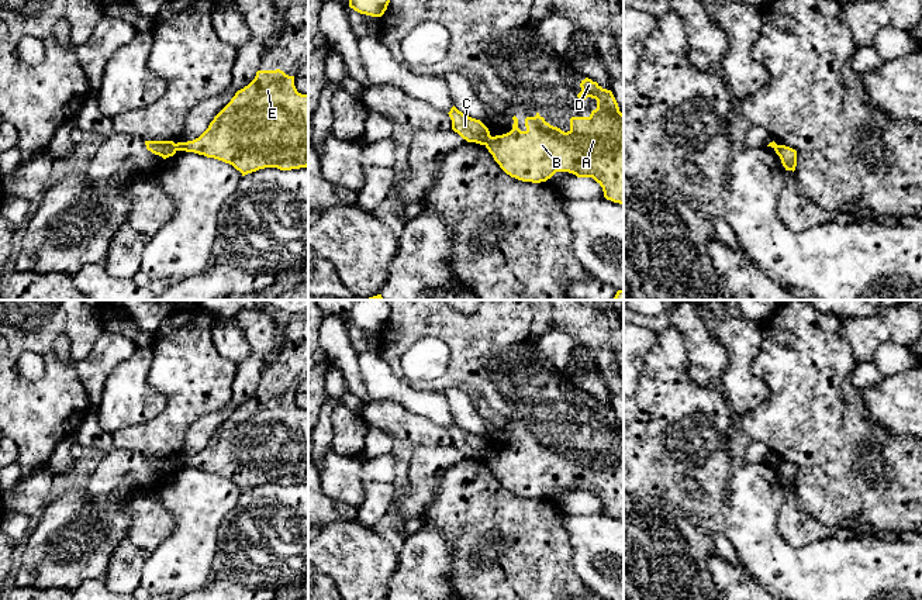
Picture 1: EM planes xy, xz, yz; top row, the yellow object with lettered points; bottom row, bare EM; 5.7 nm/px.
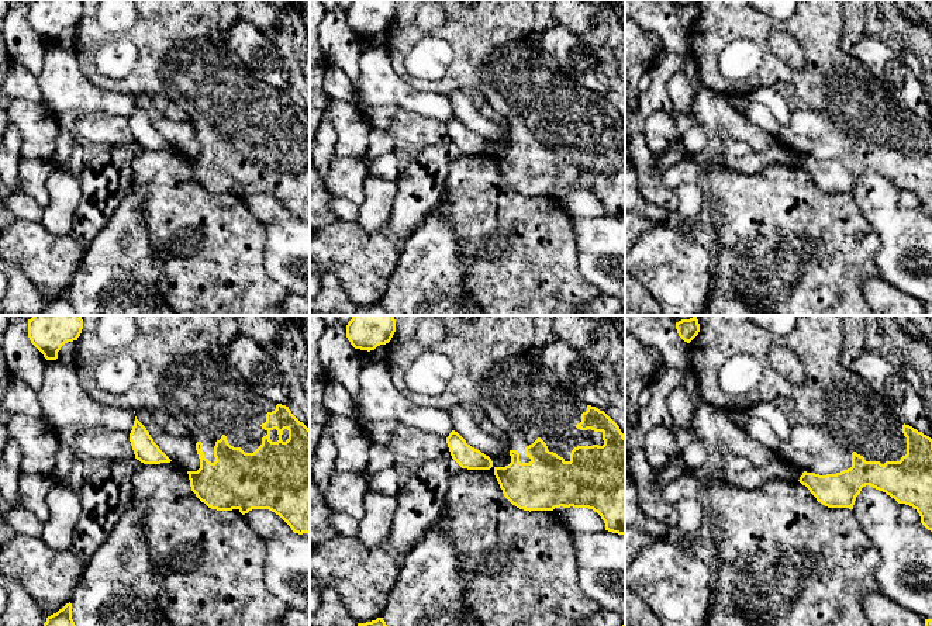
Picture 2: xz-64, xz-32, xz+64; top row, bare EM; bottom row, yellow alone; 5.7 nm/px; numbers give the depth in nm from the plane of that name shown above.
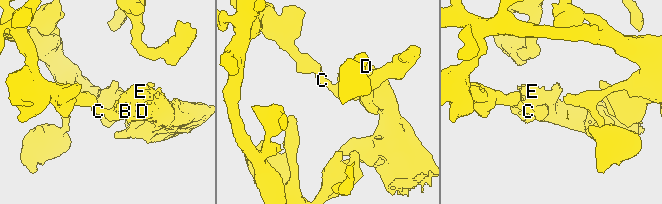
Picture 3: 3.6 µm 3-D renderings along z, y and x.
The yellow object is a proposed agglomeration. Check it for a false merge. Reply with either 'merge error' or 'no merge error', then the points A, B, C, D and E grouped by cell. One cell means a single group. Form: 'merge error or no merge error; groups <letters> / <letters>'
merge error; groups A B D E / C

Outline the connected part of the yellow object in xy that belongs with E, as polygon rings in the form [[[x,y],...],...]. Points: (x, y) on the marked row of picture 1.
[[[258,70],[255,79],[238,90],[231,101],[214,117],[208,128],[196,139],[187,142],[177,142],[176,151],[194,152],[207,158],[214,158],[232,165],[242,176],[265,168],[277,168],[280,170],[291,170],[308,166],[308,94],[301,94],[294,86],[294,76],[286,75],[283,70]]]

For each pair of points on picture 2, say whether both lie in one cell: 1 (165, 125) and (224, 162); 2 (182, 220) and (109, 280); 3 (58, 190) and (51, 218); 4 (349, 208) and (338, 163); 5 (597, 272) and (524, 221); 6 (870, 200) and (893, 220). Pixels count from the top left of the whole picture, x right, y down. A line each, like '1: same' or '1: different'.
1: different
2: different
3: same
4: different
5: different
6: same

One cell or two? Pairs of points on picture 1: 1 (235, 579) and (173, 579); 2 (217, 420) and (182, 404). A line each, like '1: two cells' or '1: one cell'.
1: two cells
2: two cells

